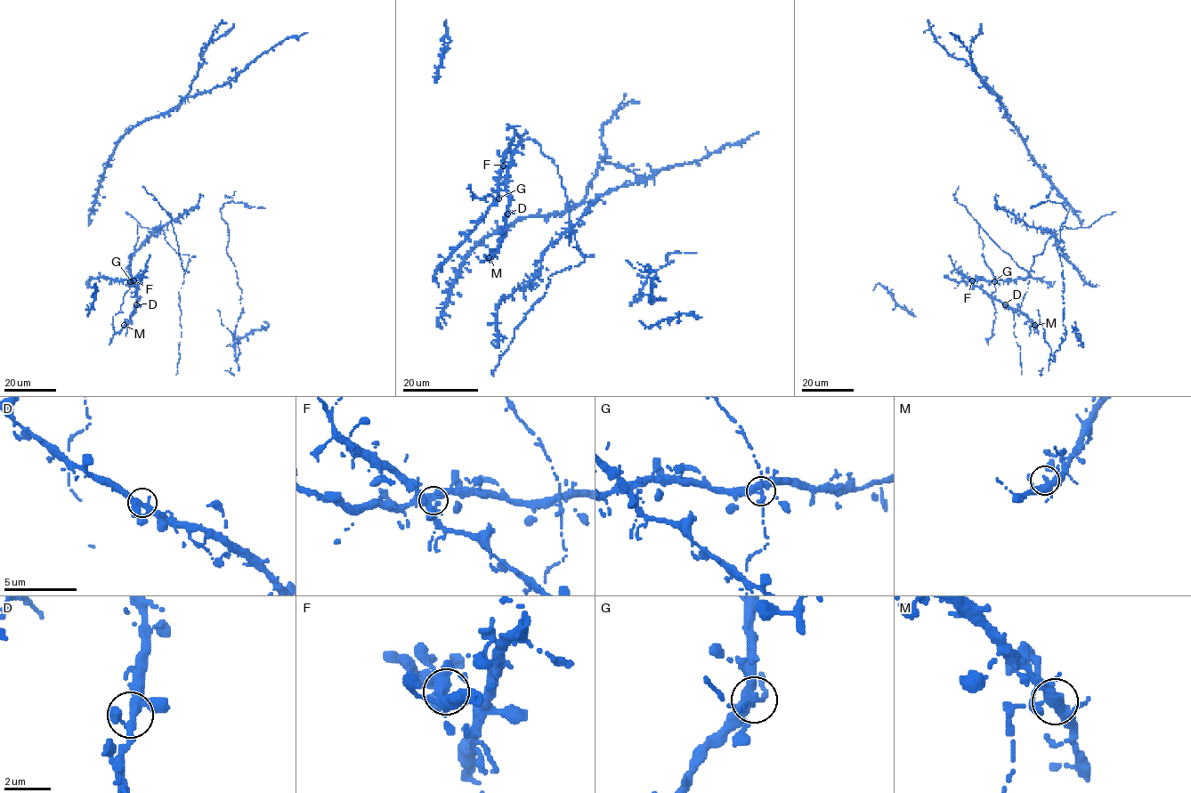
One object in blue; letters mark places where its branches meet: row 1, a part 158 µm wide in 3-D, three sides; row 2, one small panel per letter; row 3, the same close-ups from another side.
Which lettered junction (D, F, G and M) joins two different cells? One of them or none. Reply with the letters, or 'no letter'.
G

